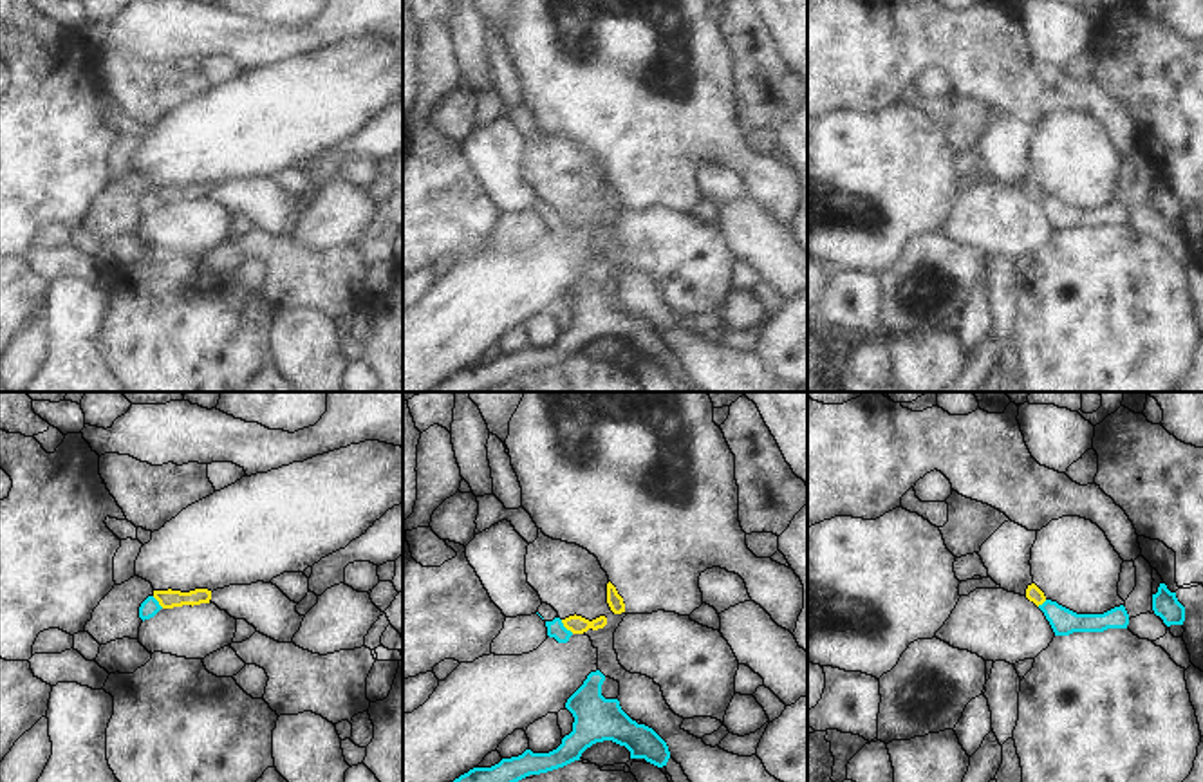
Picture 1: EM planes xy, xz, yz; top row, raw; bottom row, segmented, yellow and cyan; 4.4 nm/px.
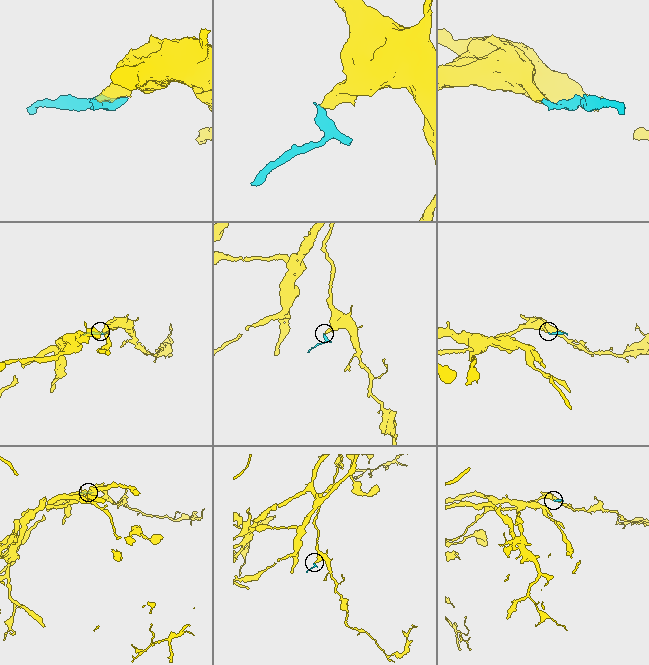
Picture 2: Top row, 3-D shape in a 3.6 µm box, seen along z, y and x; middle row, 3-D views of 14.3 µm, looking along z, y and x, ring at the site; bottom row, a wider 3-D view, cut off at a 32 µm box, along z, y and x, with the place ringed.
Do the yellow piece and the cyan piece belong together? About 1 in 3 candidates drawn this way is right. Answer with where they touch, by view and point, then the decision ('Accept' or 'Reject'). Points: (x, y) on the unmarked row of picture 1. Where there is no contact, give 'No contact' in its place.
Touches yellow at xz (566, 223). Reject.

